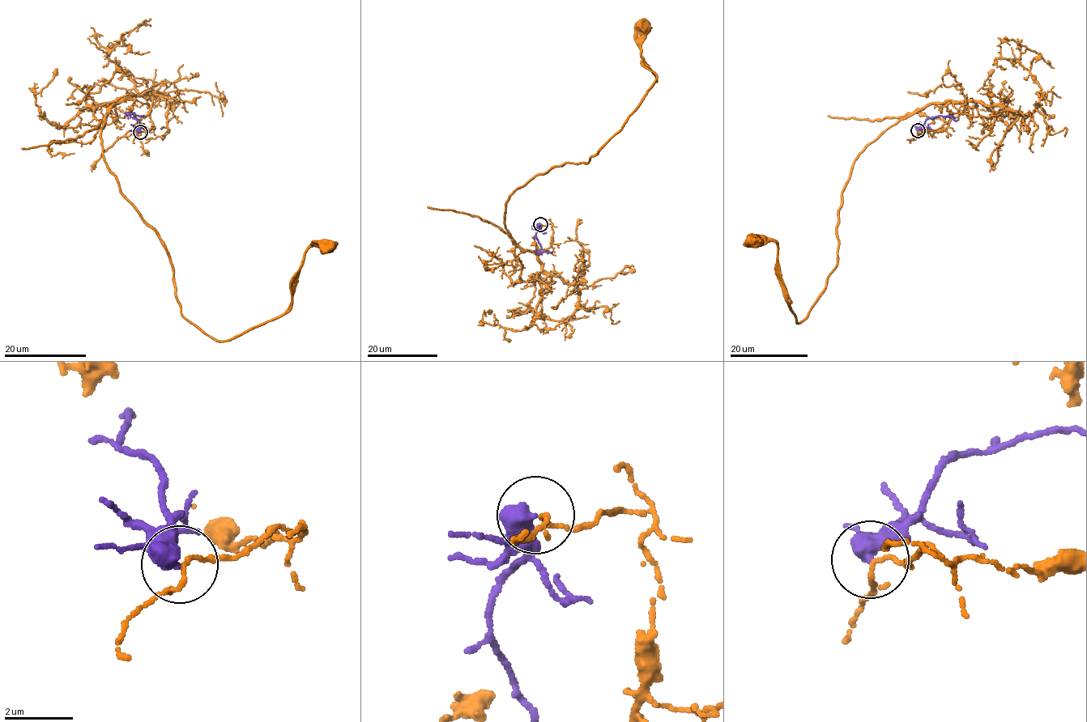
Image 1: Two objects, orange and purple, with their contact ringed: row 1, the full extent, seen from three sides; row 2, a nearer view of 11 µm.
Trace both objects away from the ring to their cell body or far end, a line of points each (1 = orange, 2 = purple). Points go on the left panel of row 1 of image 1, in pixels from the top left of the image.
1: (140, 132), (132, 99), (112, 104), (104, 158), (215, 339), (291, 308), (326, 243)
2: (140, 132), (137, 120), (132, 117), (133, 113), (142, 115)

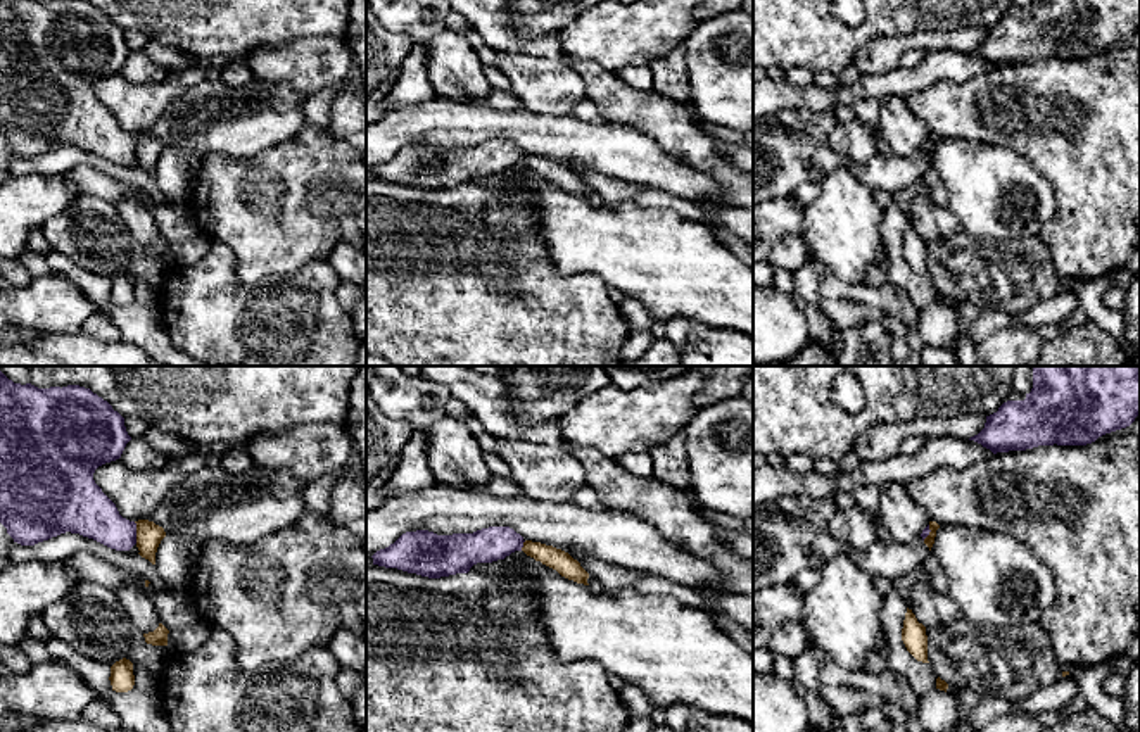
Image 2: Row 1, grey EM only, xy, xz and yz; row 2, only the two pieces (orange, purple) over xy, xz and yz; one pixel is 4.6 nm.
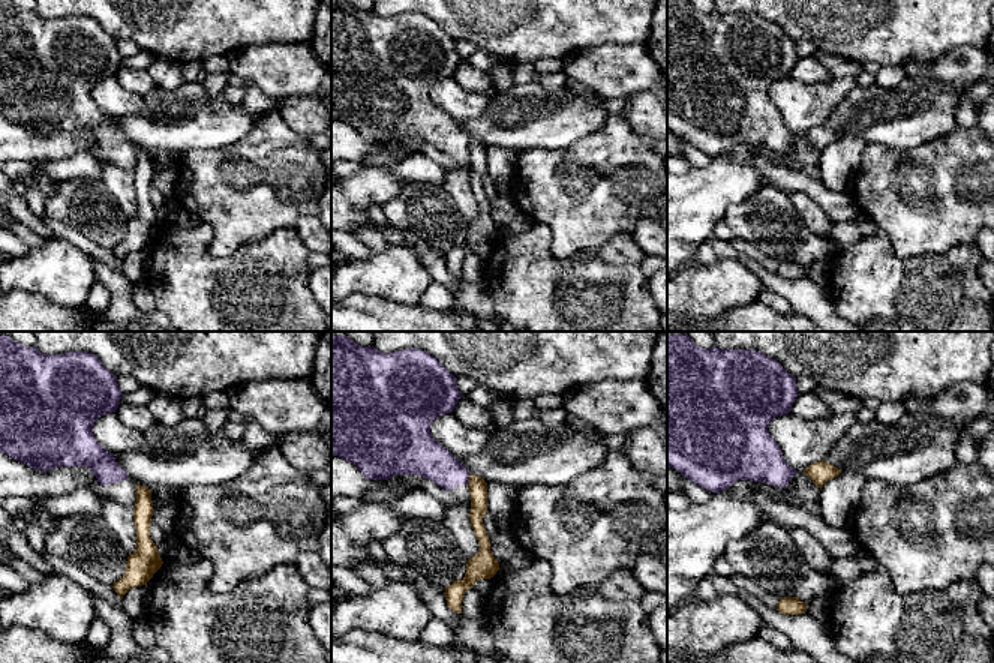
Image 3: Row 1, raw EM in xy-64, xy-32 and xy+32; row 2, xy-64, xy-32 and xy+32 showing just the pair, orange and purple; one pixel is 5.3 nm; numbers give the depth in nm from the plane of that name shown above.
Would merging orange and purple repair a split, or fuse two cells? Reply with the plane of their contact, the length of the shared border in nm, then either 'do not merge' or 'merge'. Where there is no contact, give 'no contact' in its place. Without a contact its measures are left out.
meets orange in xy; contact 110 nm long; do not merge

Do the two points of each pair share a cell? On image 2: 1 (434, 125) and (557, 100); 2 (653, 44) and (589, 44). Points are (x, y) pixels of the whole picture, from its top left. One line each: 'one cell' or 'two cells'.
1: two cells
2: one cell

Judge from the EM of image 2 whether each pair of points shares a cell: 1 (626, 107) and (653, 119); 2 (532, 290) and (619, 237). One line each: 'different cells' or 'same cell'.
1: same cell
2: different cells

